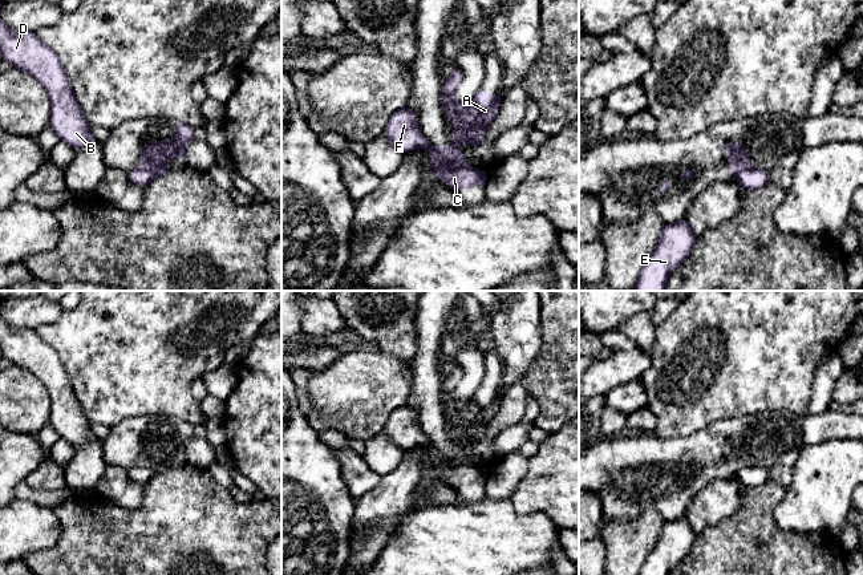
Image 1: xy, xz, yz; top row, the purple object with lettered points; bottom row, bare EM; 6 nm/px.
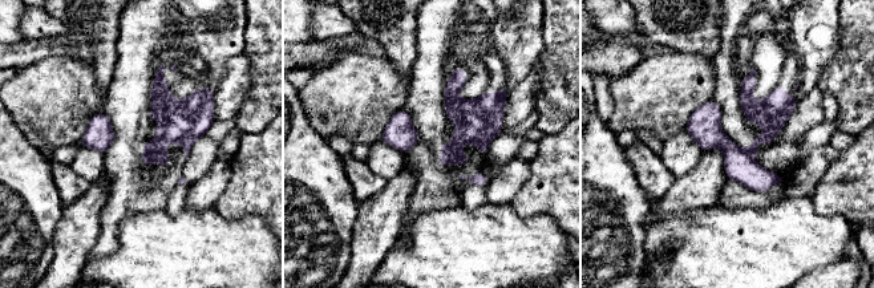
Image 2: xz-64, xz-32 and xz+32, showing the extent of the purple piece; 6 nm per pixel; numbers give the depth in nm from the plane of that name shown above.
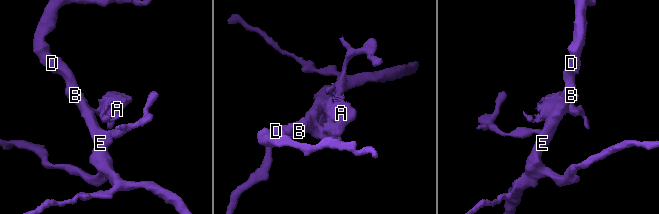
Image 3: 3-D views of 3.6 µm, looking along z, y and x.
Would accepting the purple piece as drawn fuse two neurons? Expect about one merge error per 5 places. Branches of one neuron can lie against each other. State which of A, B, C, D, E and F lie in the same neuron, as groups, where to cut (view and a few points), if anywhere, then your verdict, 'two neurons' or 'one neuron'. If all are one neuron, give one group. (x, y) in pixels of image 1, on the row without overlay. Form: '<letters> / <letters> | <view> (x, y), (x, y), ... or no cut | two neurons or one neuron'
A / B C D E F | xz (437, 449), (446, 458), (464, 465) | two neurons

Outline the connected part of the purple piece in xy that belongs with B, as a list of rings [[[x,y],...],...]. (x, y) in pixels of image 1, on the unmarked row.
[[[0,317],[0,356],[39,377],[50,396],[49,422],[73,446],[93,441],[96,434],[69,381],[57,352],[36,329],[15,329]]]

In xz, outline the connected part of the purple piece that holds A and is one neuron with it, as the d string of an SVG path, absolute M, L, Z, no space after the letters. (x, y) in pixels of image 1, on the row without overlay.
M455 363L442 382L441 397L445 414L455 422L455 428L451 442L439 444L438 452L449 461L465 465L467 463L466 452L461 450L455 441L469 441L471 445L482 442L487 424L499 408L502 394L481 386L467 400L459 400L454 396L454 390L461 378L461 367Z

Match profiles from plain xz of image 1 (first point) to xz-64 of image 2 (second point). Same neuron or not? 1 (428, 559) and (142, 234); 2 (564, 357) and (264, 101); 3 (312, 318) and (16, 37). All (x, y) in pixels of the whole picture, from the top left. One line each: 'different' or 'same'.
1: same
2: same
3: different

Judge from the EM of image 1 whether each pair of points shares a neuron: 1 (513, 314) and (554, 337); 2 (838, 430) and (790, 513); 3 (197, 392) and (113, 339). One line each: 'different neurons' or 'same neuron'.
1: different neurons
2: different neurons
3: different neurons

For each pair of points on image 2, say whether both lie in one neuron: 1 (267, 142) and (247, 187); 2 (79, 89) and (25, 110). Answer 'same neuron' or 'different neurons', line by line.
1: same neuron
2: same neuron

